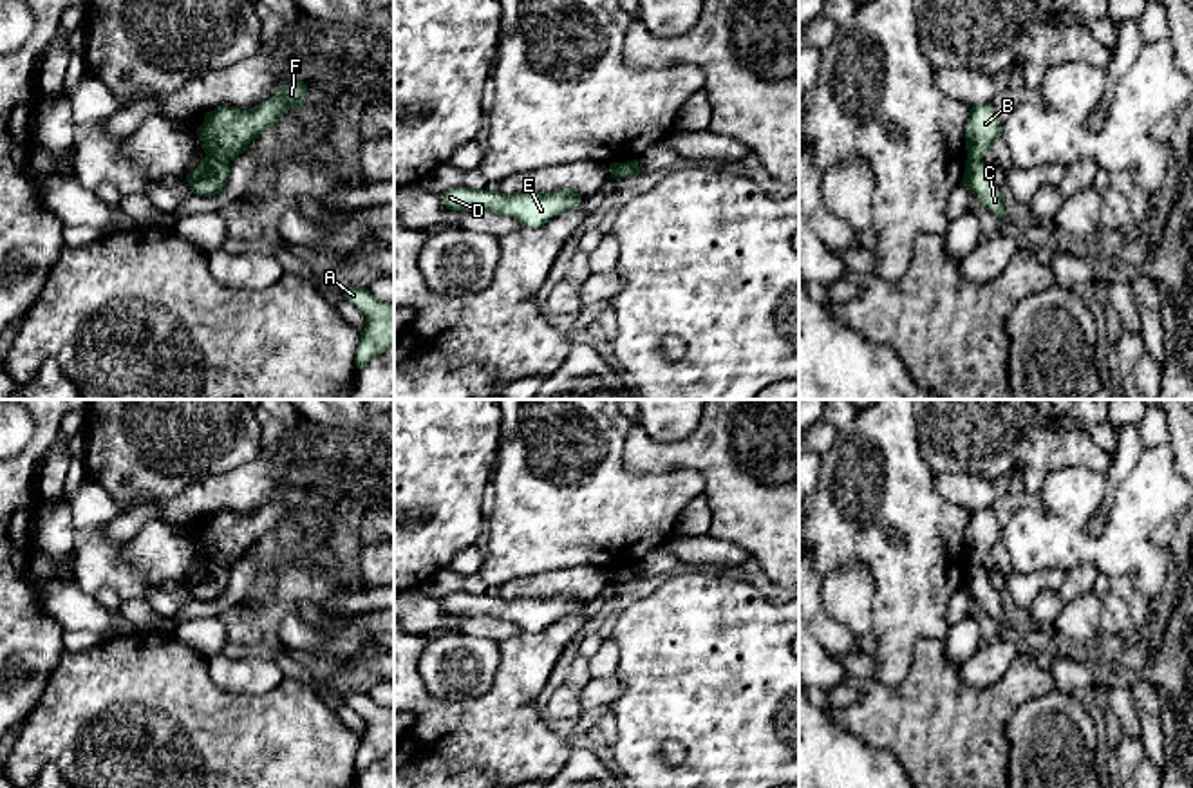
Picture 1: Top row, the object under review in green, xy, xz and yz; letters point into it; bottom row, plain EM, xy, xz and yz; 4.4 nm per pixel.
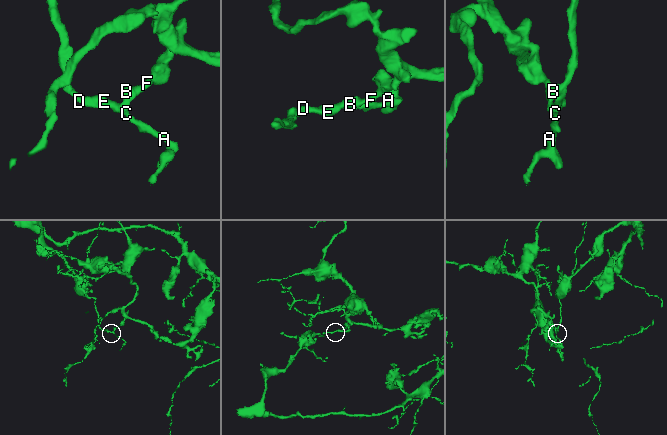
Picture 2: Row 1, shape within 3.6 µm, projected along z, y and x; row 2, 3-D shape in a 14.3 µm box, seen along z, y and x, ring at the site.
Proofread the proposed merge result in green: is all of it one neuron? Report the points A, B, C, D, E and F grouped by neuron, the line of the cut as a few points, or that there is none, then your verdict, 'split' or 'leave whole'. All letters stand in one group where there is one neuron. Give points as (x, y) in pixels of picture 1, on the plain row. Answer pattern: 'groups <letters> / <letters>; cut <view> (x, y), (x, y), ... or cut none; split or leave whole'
groups A C D E / B F; cut xy (206, 559), (228, 568); split

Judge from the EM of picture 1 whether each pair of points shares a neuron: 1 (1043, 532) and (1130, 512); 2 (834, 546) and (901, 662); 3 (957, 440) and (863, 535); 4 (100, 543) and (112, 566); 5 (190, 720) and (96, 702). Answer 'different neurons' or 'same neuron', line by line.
1: same neuron
2: same neuron
3: different neurons
4: same neuron
5: same neuron

